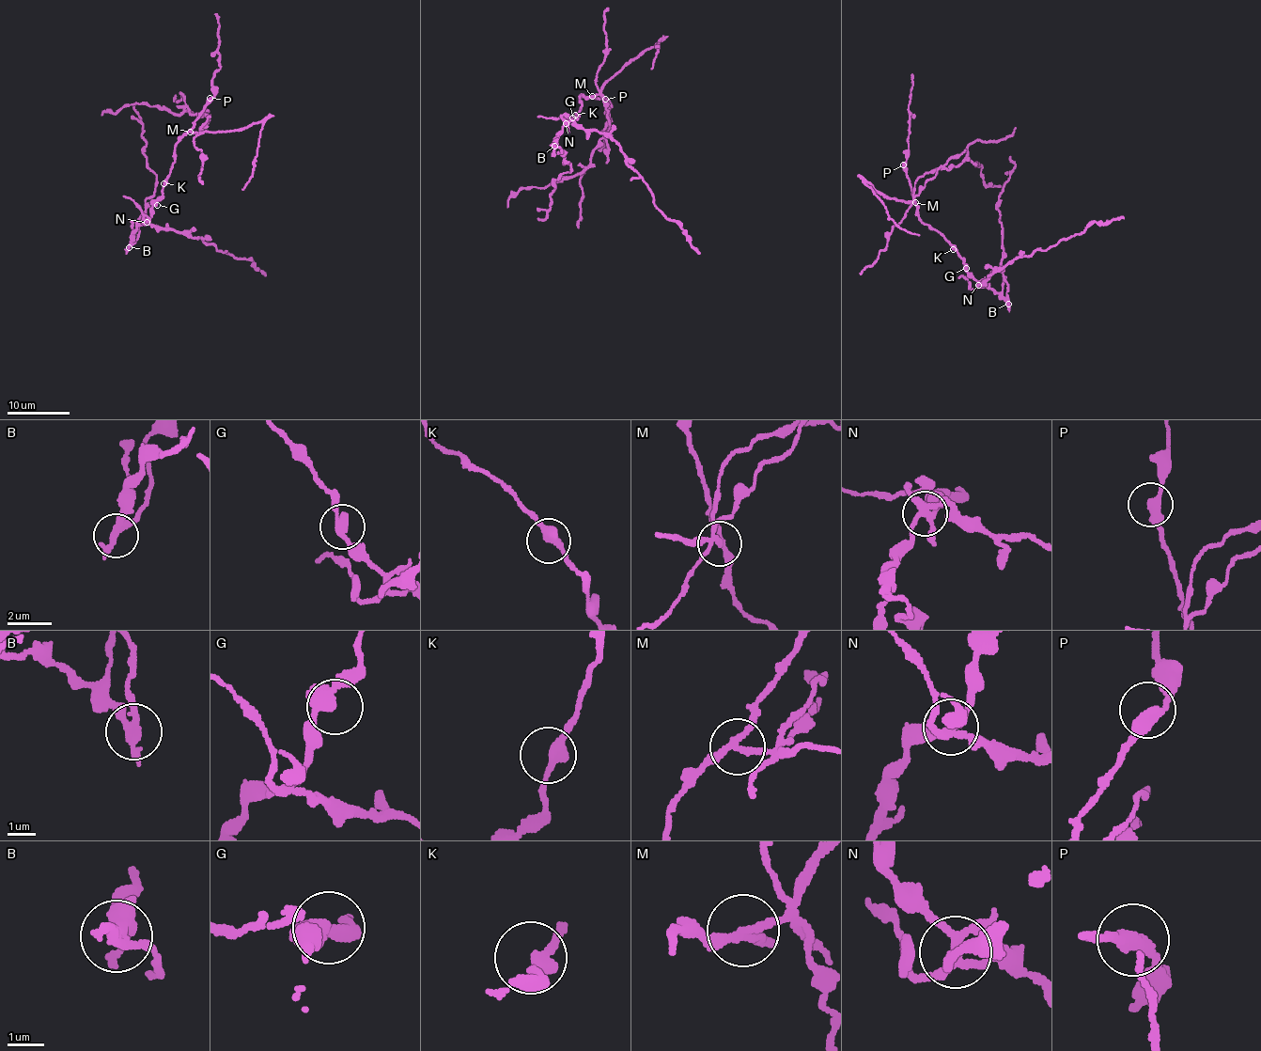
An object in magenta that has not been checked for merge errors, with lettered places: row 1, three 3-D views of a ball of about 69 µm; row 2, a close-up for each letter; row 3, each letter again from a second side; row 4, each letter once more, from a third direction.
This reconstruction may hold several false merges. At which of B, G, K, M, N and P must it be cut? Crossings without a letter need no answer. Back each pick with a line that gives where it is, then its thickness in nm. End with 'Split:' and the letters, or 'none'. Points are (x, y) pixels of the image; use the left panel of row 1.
B: at (129, 247); 320 nm thick
M: at (190, 132); 200 nm thick
N: at (147, 222); 280 nm thick
Split: B, M, N

